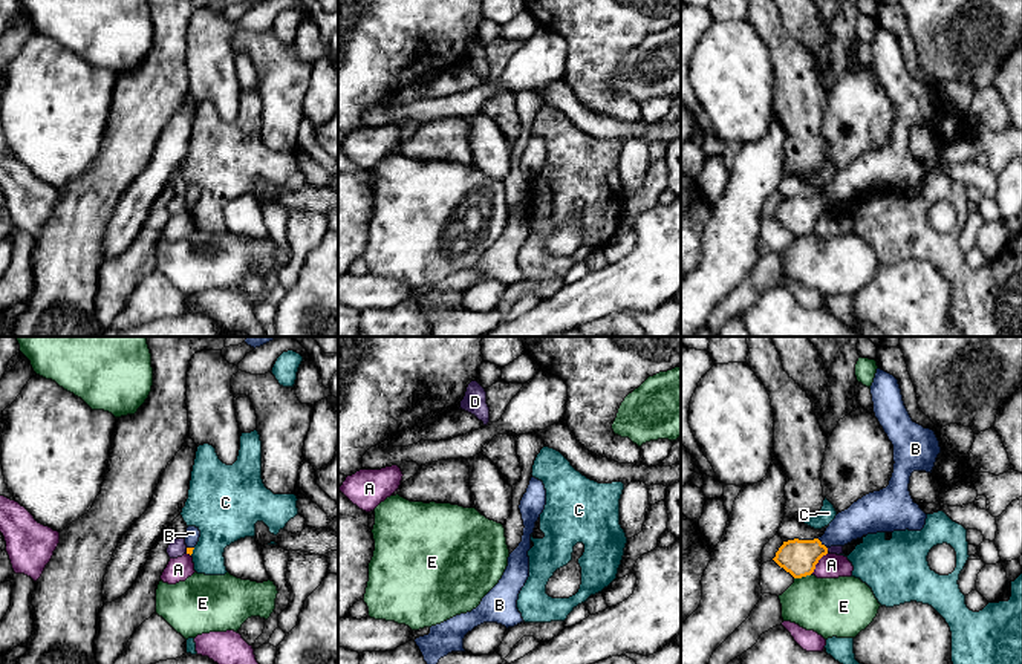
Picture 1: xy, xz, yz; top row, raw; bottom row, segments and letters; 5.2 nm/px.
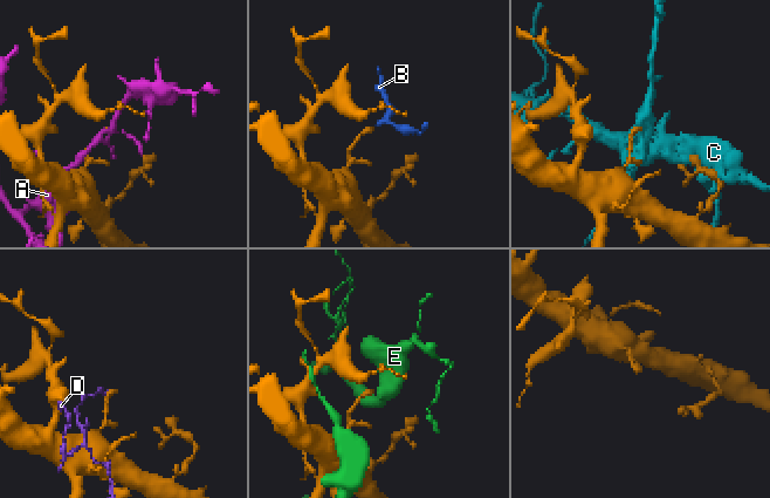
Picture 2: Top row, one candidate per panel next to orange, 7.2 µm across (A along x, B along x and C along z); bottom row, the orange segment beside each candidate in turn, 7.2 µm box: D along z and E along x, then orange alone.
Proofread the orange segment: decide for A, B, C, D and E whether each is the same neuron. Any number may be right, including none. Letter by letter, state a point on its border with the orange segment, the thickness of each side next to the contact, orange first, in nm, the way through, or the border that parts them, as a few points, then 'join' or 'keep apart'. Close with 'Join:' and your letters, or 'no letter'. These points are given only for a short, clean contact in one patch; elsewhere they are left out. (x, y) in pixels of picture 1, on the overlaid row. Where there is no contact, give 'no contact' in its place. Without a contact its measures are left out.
A: contact yz (817, 562); calibres 190 and 130 nm; keep apart
B: contact yz (820, 543); calibres 190 and 180 nm; way yz (799, 557), (813, 551), (820, 543), (860, 519); join
C: contact xy (192, 551); calibres 30 and 300 nm; keep apart
D: contact xy (187, 551); calibres 30 and 90 nm; keep apart
E: contact yz (802, 576); calibres 190 and 300 nm; keep apart
Join: B

